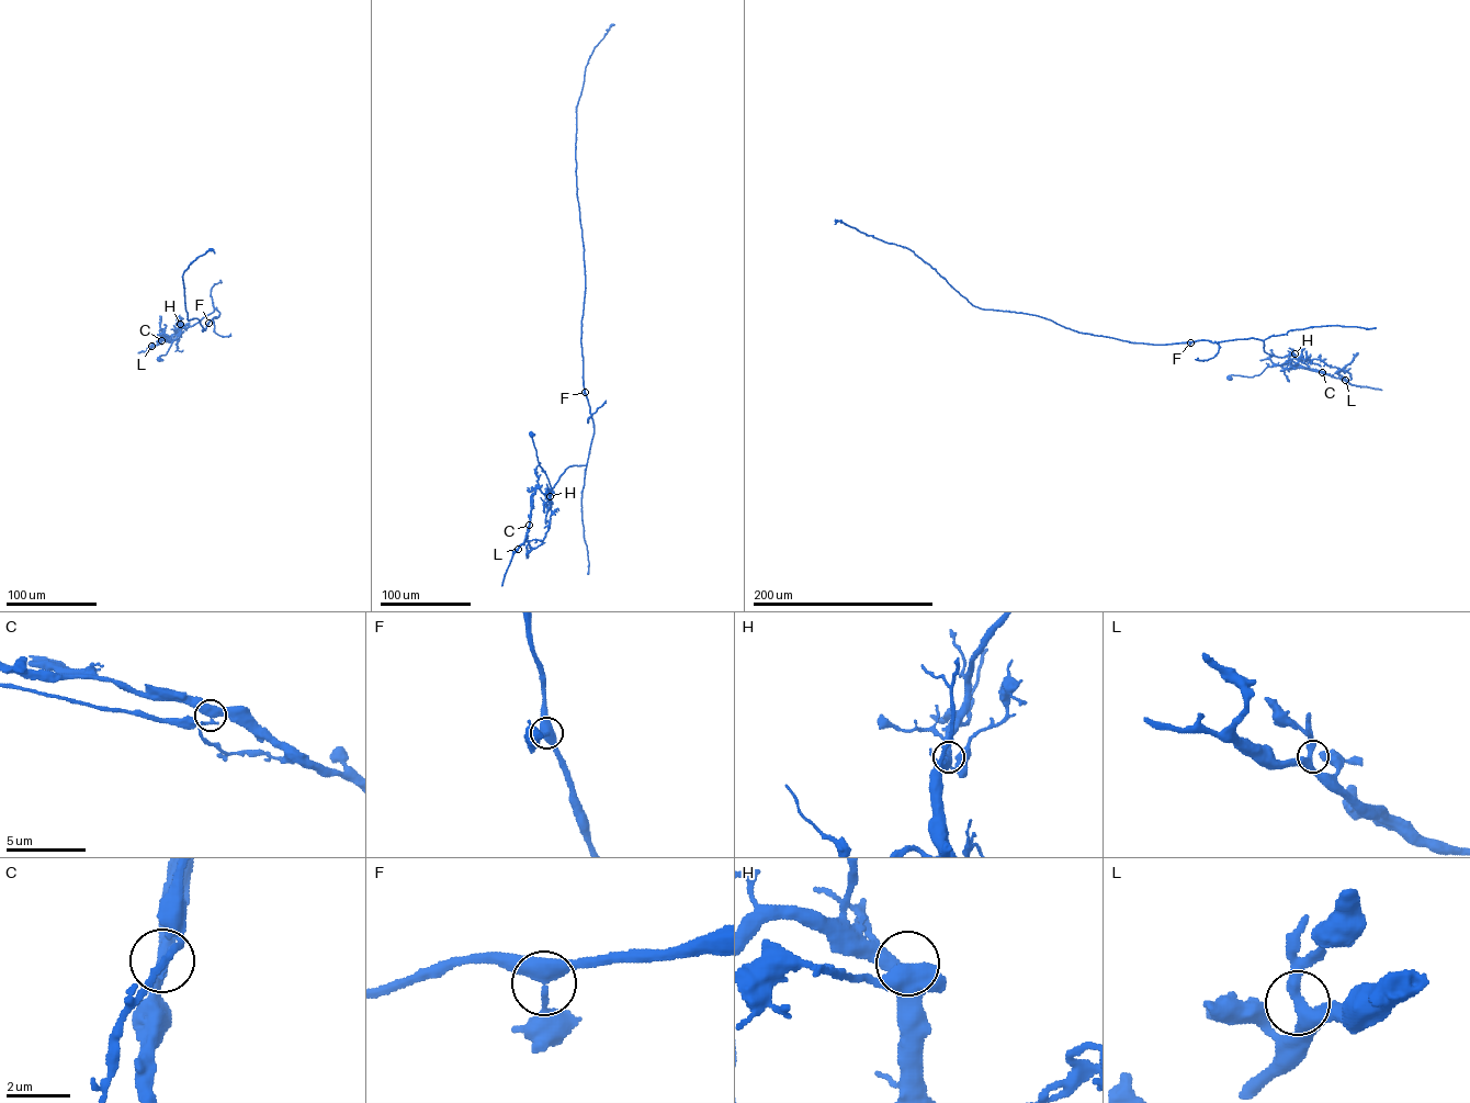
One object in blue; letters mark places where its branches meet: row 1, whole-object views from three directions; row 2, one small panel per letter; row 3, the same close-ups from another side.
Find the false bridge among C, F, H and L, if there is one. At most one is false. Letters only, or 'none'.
C

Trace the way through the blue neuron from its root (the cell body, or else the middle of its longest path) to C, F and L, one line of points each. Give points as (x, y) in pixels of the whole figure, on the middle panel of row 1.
C: (531, 435), (539, 463), (551, 490), (549, 501), (536, 484), (529, 525)
F: (531, 435), (539, 463), (551, 486), (549, 496), (567, 468), (586, 464), (594, 427), (585, 392)
L: (531, 435), (539, 463), (551, 486), (551, 515), (542, 541), (526, 541), (518, 549)

